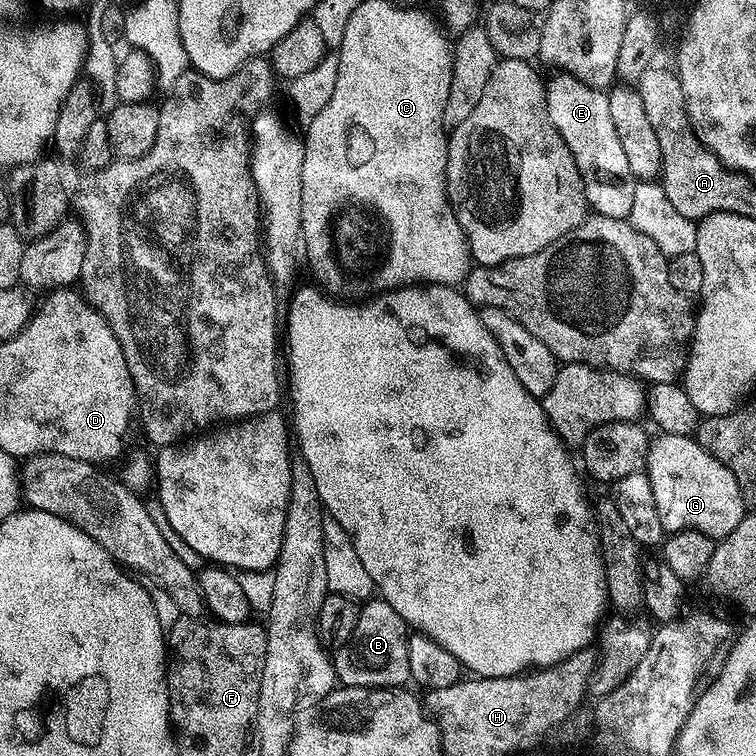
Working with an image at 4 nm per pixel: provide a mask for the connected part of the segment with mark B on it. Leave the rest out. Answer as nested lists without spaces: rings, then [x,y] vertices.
[[[373,598],[361,607],[354,634],[334,652],[336,679],[346,688],[400,688],[411,681],[408,624],[384,600]]]

